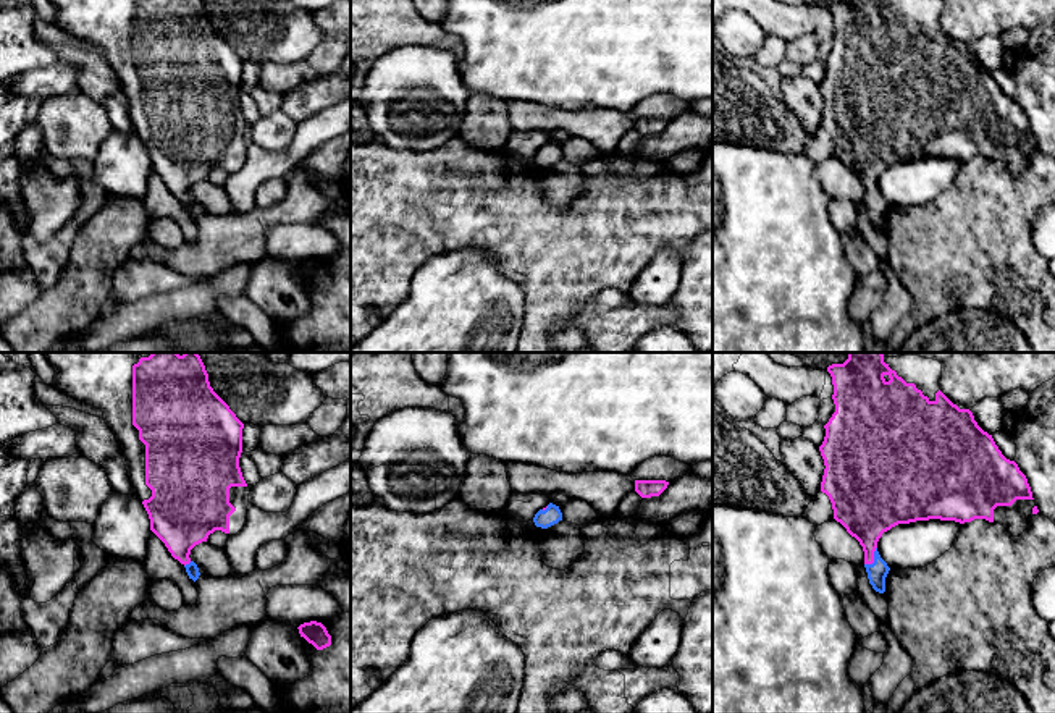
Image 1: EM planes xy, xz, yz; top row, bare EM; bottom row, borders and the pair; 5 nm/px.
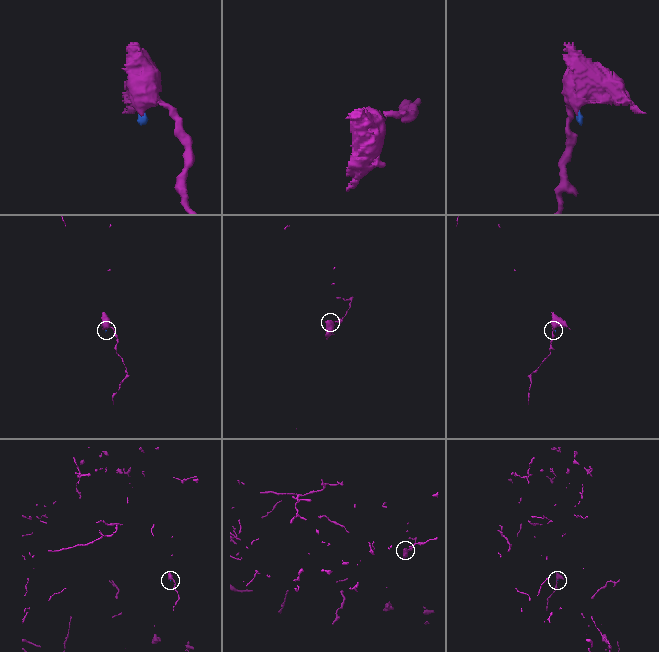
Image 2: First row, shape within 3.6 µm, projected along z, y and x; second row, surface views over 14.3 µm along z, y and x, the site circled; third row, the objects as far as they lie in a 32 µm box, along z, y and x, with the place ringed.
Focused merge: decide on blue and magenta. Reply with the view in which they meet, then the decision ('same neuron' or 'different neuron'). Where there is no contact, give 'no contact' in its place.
contact in yz; same neuron

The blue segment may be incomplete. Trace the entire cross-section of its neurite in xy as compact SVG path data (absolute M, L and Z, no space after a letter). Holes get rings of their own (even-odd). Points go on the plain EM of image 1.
M50 0L55 6L53 26L103 50L113 68L121 97L136 134L142 139L150 168L165 181L194 220L200 210L189 196L191 188L207 179L215 168L236 173L246 163L249 131L239 95L244 61L213 29L204 0Z

